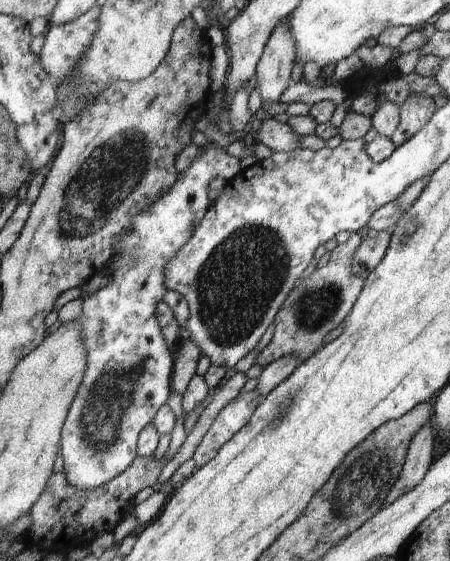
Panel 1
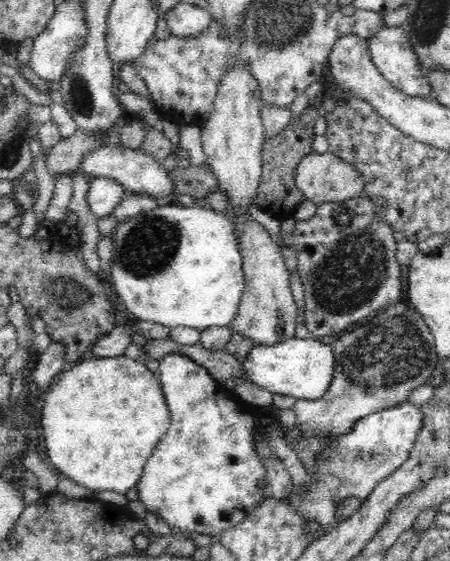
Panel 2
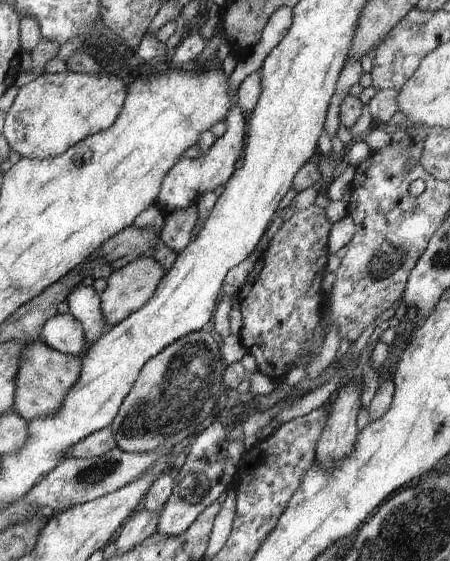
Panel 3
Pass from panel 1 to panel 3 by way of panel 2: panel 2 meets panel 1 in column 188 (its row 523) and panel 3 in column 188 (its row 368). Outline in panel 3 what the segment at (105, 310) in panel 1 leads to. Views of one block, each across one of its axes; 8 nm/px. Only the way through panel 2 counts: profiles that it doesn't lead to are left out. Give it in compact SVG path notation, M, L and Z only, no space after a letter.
M237 100L232 102L232 108L228 116L224 118L226 131L222 137L218 137L214 145L204 154L196 159L181 160L174 164L170 171L162 178L160 192L156 196L156 203L163 215L170 214L178 208L186 208L192 202L198 202L198 198L204 192L214 191L218 186L225 186L228 178L235 172L234 163L238 162L243 150L243 140L246 121L242 110L237 106Z

